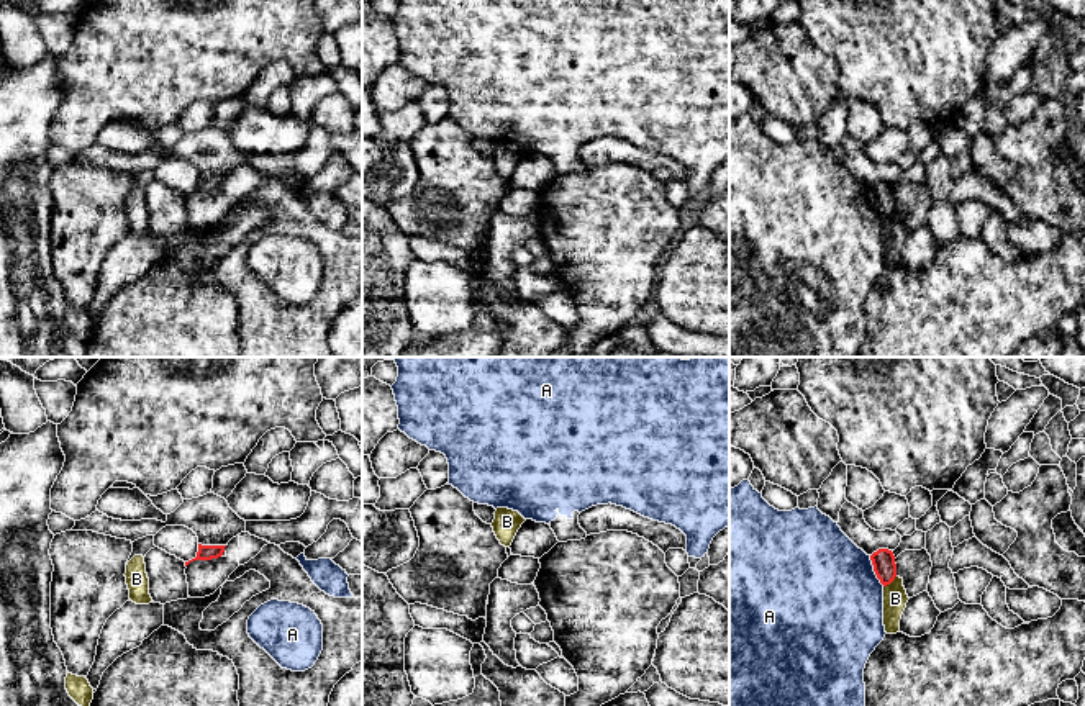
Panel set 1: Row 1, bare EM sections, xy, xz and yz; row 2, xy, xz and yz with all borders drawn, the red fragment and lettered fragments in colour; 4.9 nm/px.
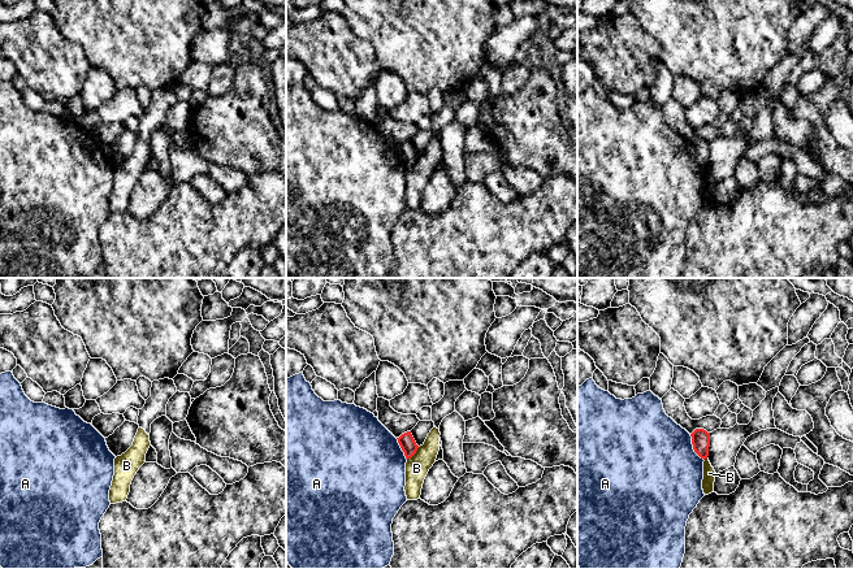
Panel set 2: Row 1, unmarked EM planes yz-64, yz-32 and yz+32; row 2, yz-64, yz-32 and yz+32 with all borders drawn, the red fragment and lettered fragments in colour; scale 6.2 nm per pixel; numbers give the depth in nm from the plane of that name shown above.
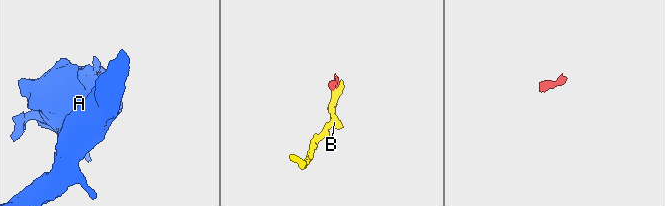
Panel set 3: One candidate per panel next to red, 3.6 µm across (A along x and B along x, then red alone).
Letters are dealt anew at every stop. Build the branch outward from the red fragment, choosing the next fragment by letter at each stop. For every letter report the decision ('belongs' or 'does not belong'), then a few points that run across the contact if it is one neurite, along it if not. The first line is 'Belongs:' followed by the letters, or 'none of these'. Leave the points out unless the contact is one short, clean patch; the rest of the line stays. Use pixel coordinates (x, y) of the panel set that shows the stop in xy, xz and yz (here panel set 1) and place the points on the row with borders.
Belongs: none of these
A: does not belong; line yz (869, 556), (874, 574), (884, 585)
B: does not belong; line yz (895, 575), (884, 587)

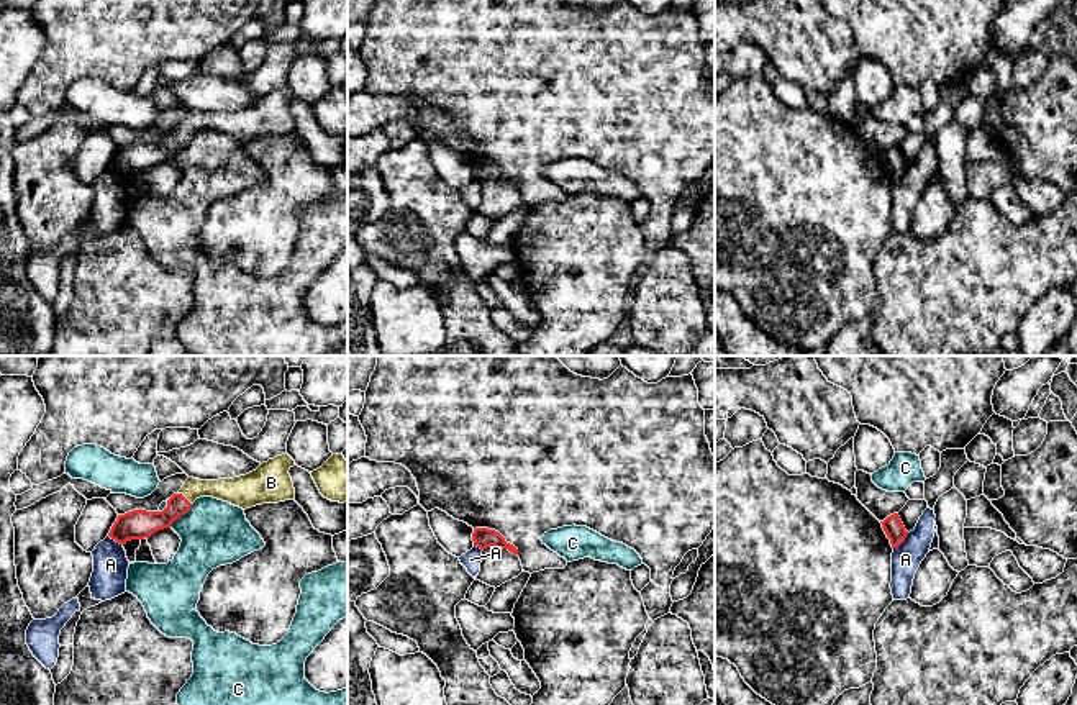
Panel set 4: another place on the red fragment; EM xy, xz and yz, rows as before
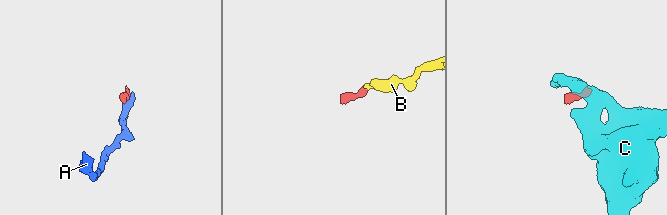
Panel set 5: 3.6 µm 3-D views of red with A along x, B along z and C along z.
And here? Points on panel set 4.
Belongs: B
A: does not belong; line yz (908, 533), (894, 548)
B: belongs; line xy (141, 523), (163, 520), (184, 497), (192, 489), (233, 491)
C: does not belong; line xy (192, 504), (169, 527)

